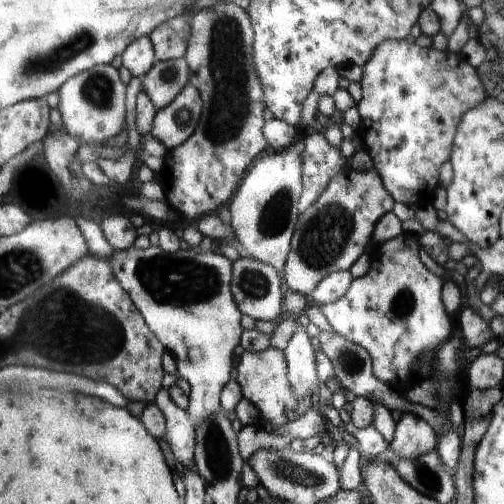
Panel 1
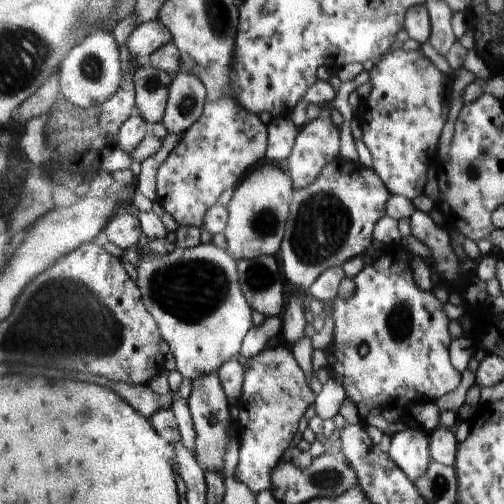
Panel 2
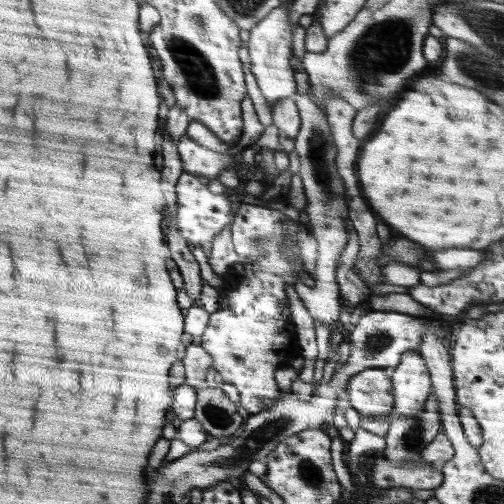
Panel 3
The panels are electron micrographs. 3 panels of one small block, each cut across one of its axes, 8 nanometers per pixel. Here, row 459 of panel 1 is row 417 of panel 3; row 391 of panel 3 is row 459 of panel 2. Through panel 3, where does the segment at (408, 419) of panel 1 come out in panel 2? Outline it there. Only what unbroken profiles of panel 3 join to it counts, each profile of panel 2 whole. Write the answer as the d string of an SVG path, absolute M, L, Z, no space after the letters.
M407 426L407 430L395 434L393 446L389 448L389 456L417 484L417 480L425 476L433 464L431 438L425 430Z

